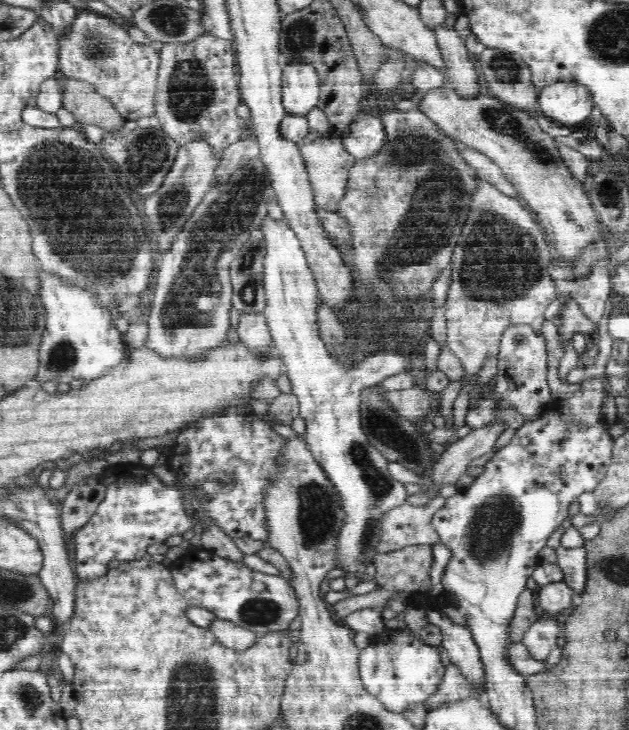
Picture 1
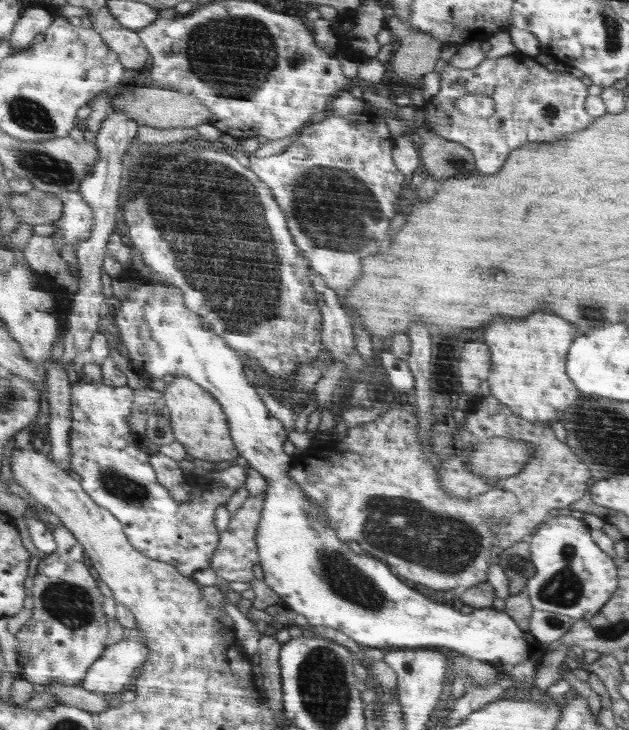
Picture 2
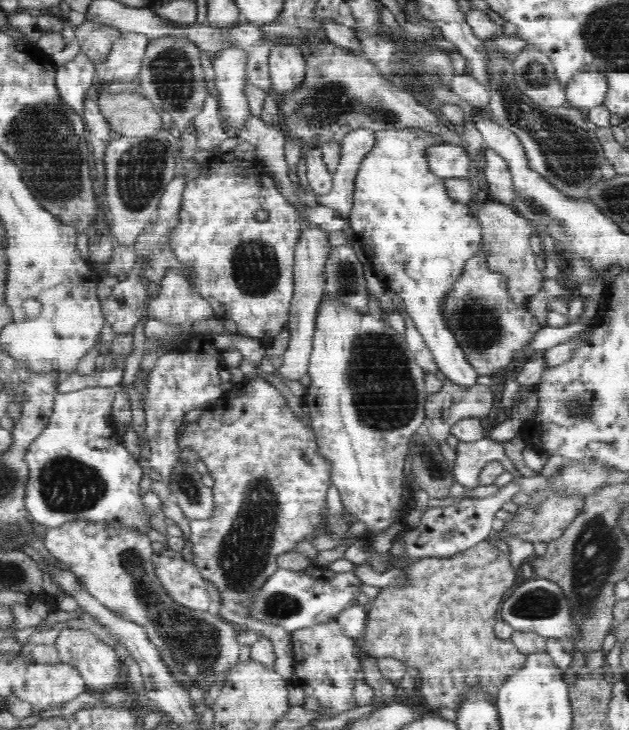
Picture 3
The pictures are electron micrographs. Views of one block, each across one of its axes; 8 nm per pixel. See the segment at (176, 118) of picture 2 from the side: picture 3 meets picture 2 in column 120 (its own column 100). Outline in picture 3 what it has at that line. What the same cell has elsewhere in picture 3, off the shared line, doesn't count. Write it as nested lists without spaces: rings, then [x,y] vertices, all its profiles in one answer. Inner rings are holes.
[[[108,90],[100,93],[97,105],[100,112],[110,123],[115,132],[127,137],[154,137],[159,136],[164,129],[162,118],[158,114],[157,108],[150,99],[147,99],[140,92],[123,92],[120,94],[110,94]]]

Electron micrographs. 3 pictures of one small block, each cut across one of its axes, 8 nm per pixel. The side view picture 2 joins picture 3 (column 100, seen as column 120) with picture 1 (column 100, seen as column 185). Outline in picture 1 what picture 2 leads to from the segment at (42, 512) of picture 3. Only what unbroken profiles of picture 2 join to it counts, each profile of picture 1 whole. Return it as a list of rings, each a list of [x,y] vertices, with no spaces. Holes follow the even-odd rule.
[[[149,469],[136,479],[113,481],[104,500],[86,524],[72,532],[76,575],[80,579],[103,575],[112,565],[142,559],[149,546],[163,543],[167,538],[193,528],[196,518],[190,517],[184,510],[184,498],[196,499],[177,487],[164,485]]]

